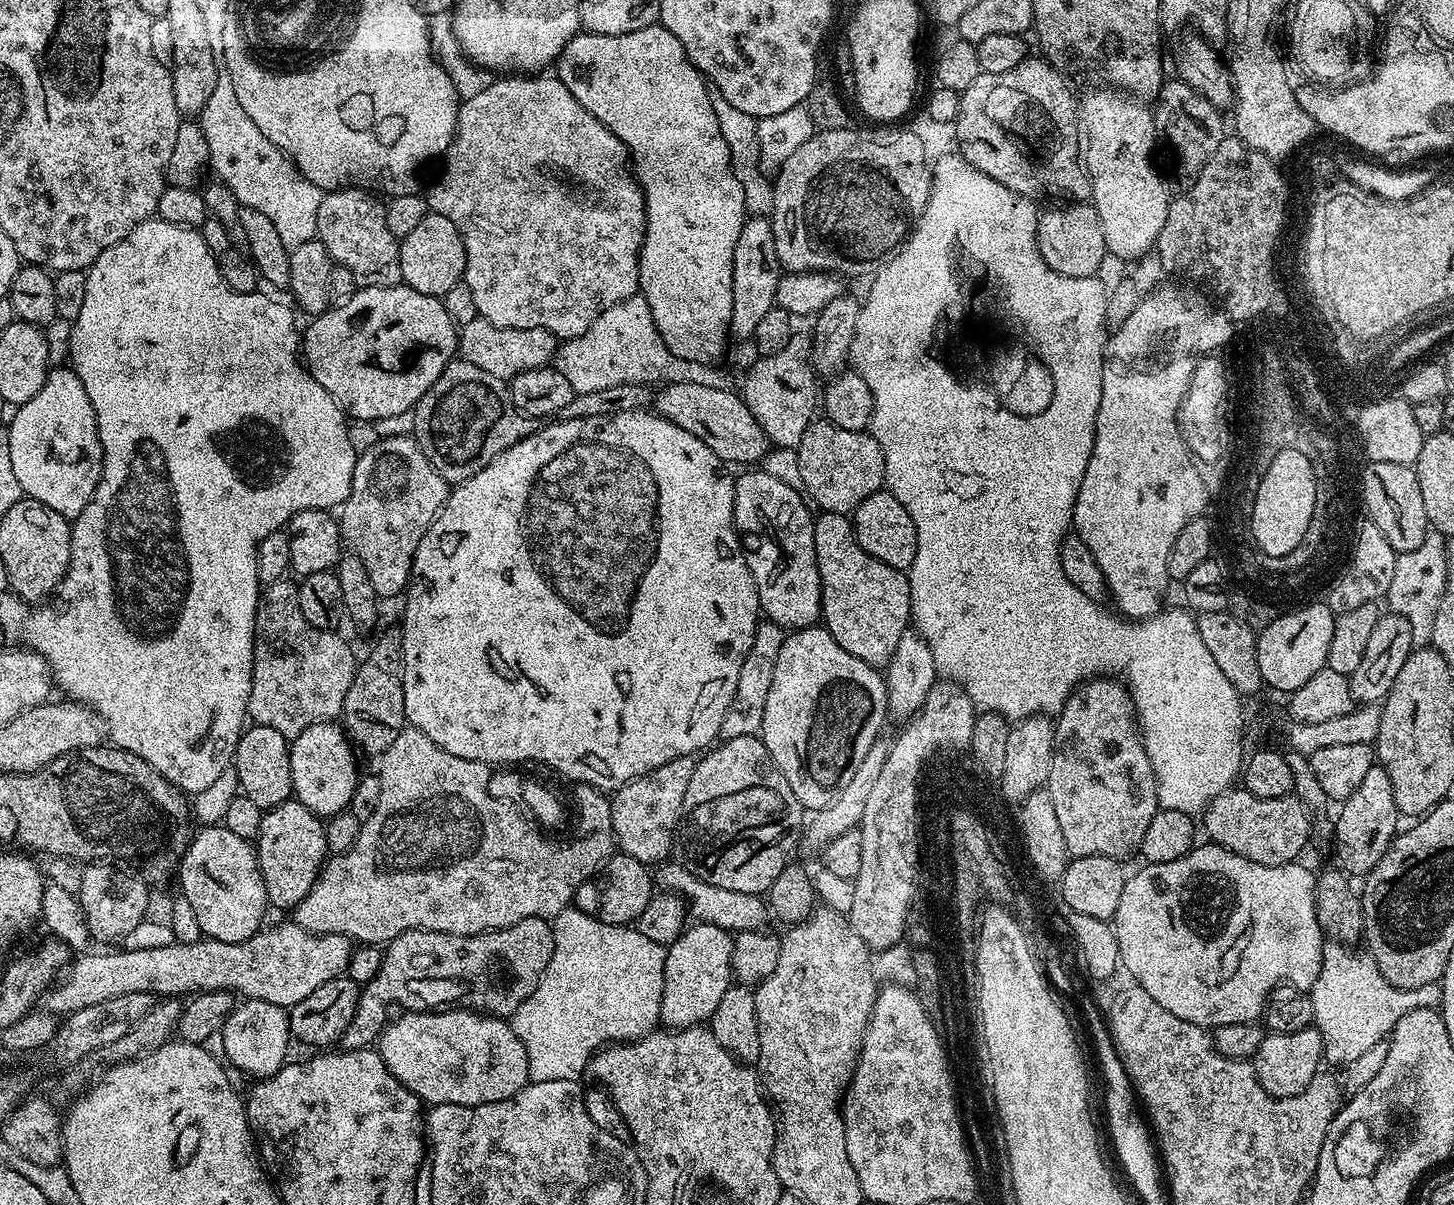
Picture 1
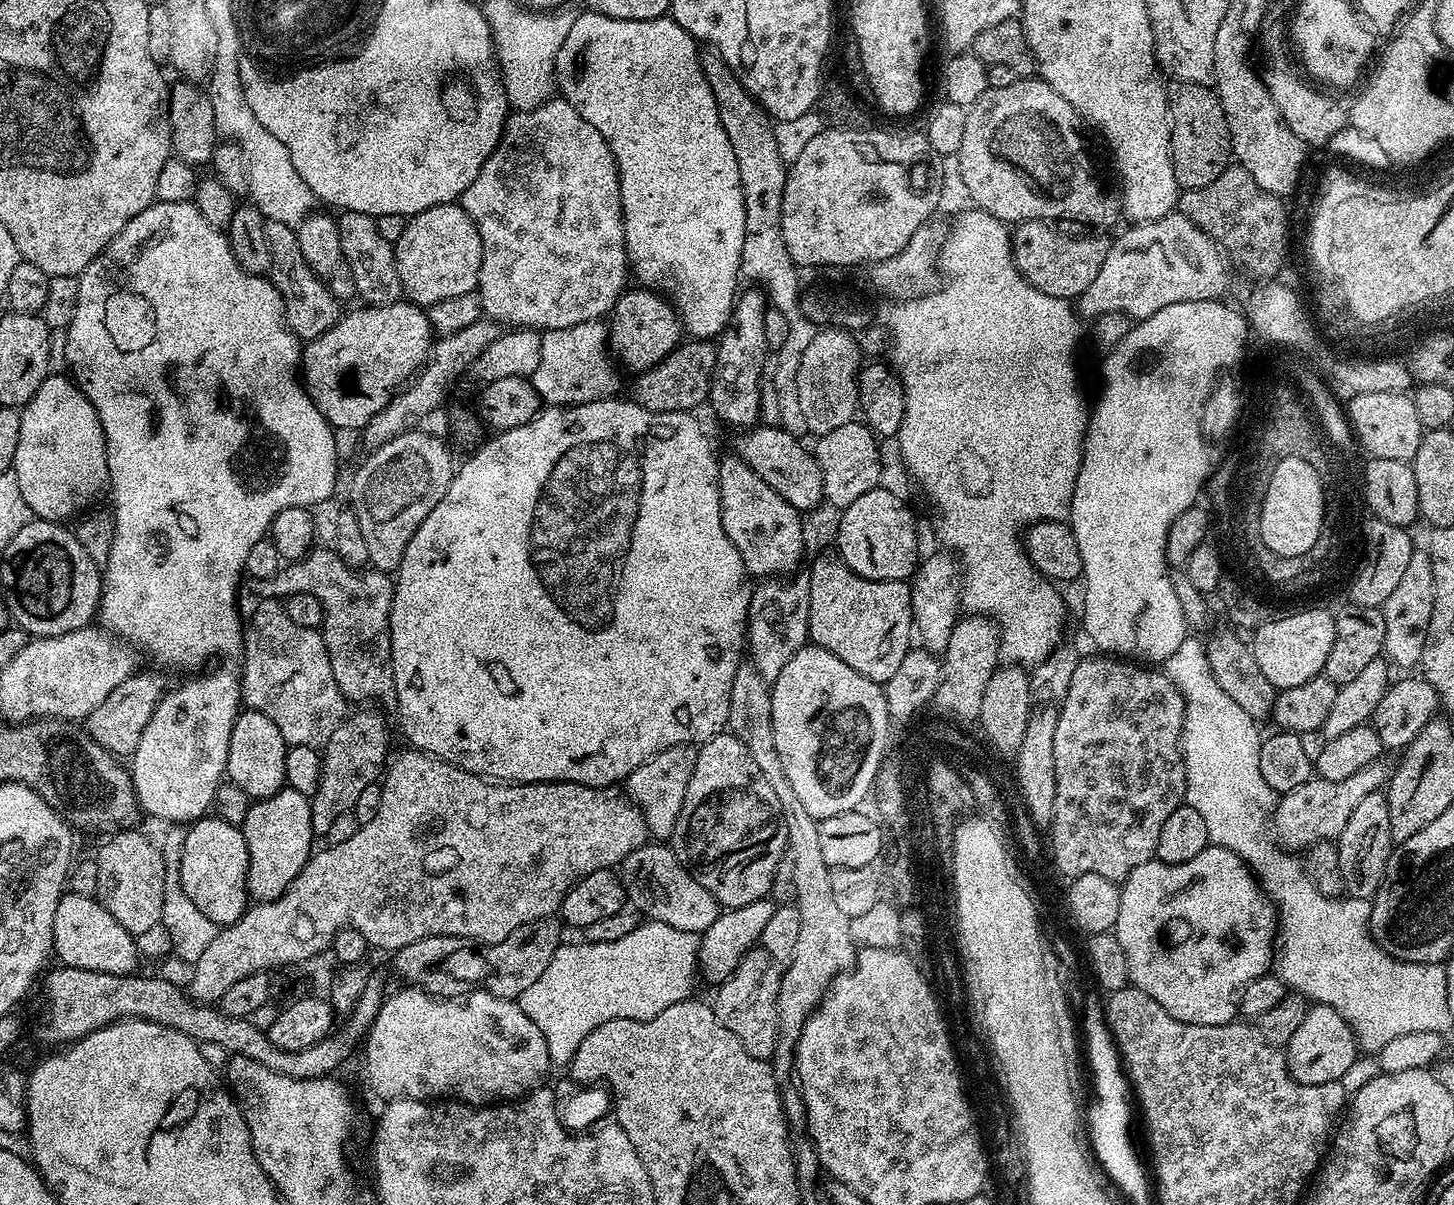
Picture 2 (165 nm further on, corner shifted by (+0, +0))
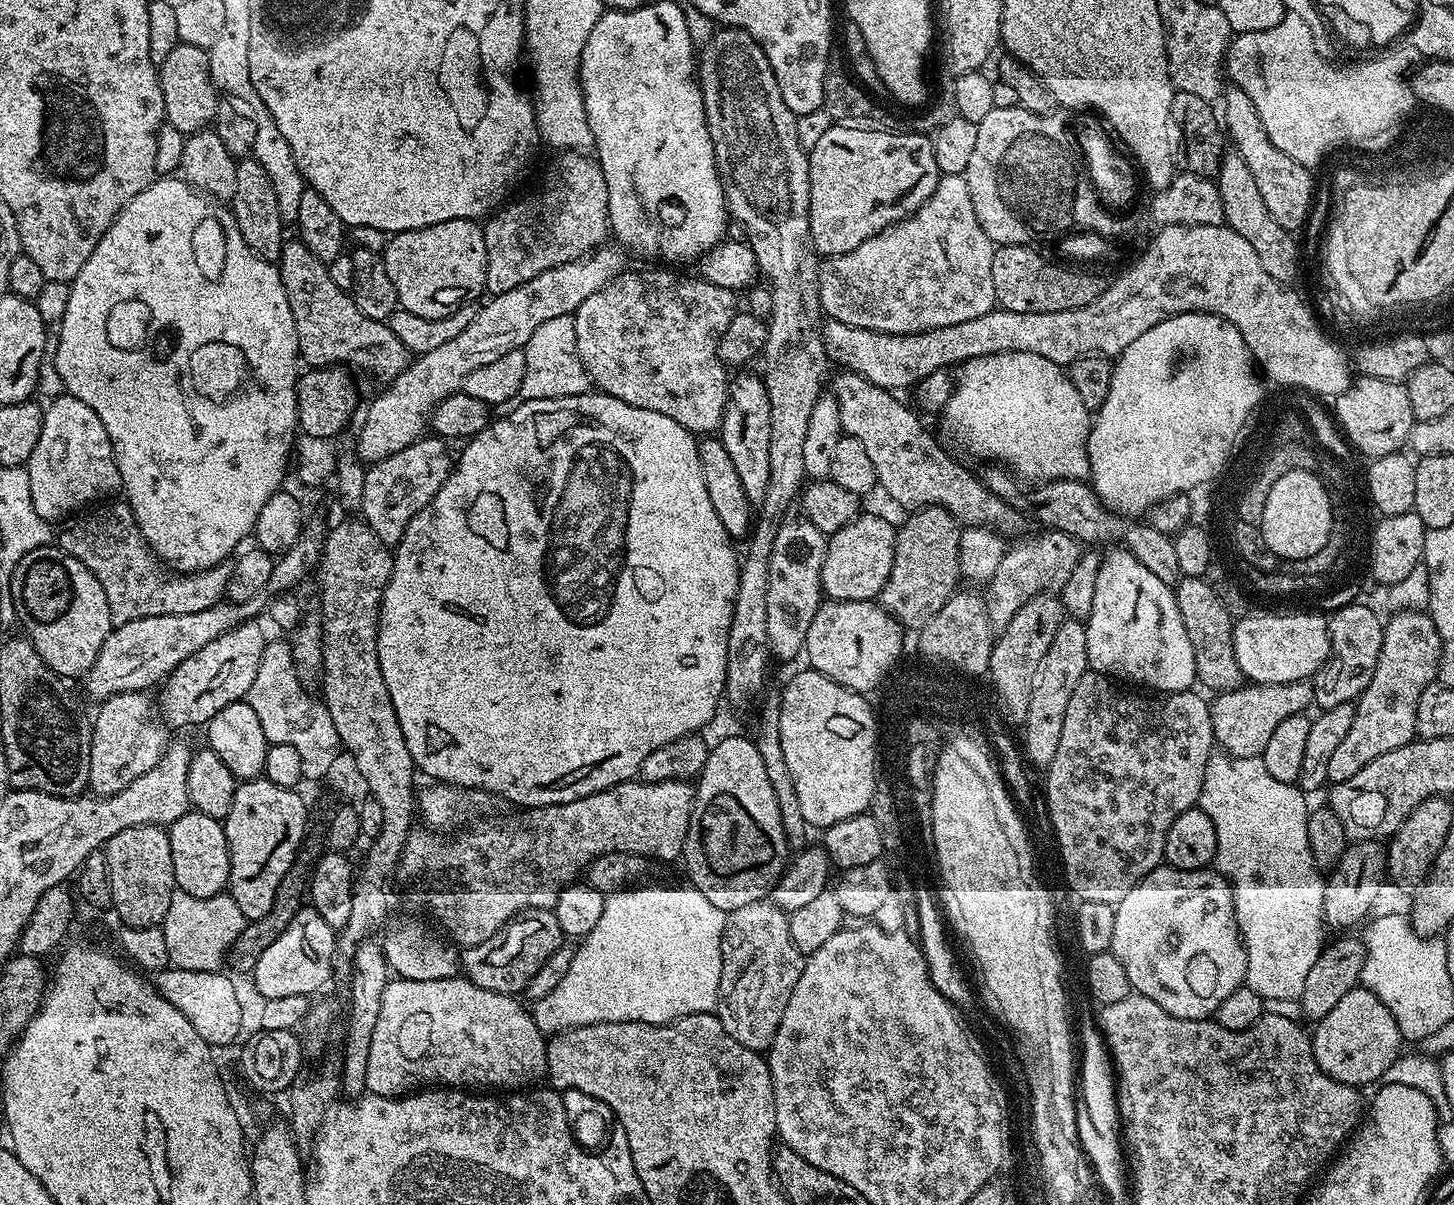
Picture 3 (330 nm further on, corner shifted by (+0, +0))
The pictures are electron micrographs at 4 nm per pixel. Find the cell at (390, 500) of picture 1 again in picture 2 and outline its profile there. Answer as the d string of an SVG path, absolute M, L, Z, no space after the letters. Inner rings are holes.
M414 430L403 431L371 451L352 480L350 508L358 518L362 538L366 538L368 564L375 571L392 574L399 569L406 546L426 514L442 502L454 475L454 463L438 437Z

